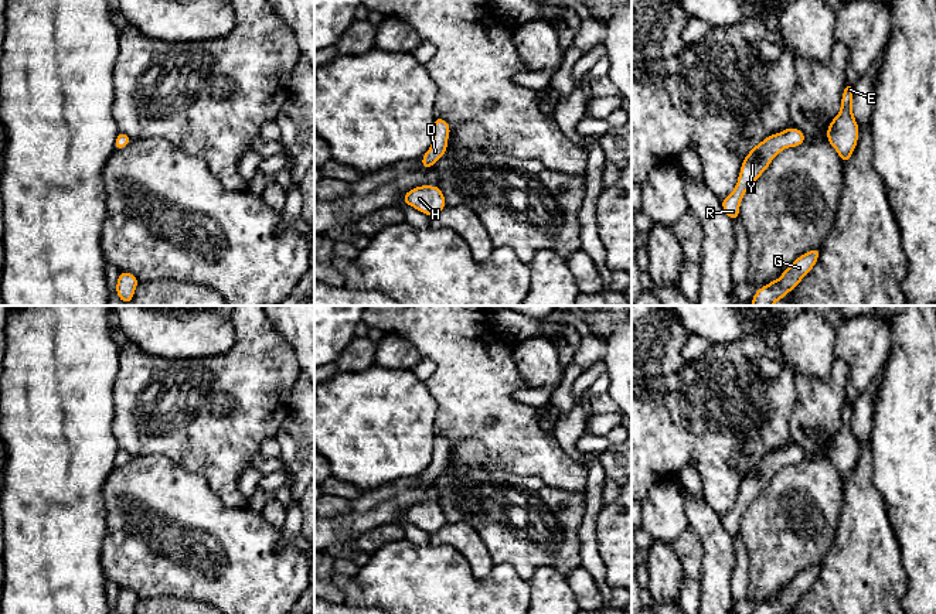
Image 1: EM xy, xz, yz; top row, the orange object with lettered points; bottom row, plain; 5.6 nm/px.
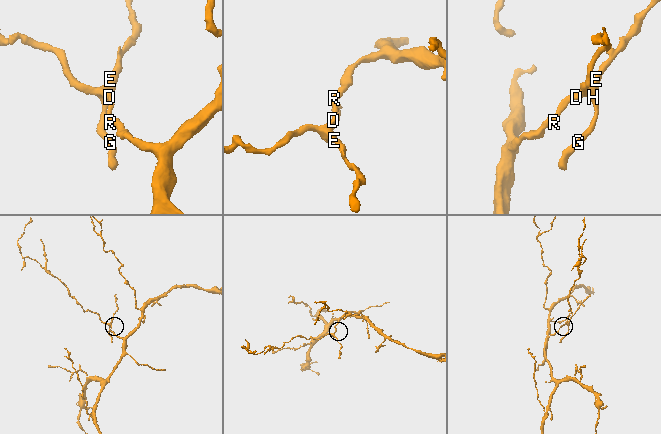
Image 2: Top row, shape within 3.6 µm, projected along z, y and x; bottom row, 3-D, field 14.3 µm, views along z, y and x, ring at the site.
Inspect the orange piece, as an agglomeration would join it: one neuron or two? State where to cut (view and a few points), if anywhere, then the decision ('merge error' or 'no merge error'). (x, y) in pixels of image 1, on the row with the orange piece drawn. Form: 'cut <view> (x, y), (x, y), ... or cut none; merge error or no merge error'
cut none; no merge error

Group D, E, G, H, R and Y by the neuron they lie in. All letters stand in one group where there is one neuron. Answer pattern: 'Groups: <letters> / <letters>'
Groups: D E G H R Y

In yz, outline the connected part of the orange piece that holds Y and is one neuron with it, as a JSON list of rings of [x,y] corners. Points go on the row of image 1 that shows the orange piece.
[[[789,127],[784,132],[767,136],[763,141],[755,146],[743,158],[735,190],[731,195],[721,199],[725,214],[736,221],[742,197],[749,190],[750,184],[769,167],[773,157],[783,149],[797,147],[804,141],[806,137],[799,129]]]

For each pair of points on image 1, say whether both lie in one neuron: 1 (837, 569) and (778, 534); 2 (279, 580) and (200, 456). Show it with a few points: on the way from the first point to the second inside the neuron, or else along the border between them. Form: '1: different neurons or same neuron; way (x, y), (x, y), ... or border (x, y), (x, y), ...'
1: different neurons; border (836, 531), (833, 543), (820, 565)
2: different neurons; border (208, 484), (228, 505), (245, 507)

